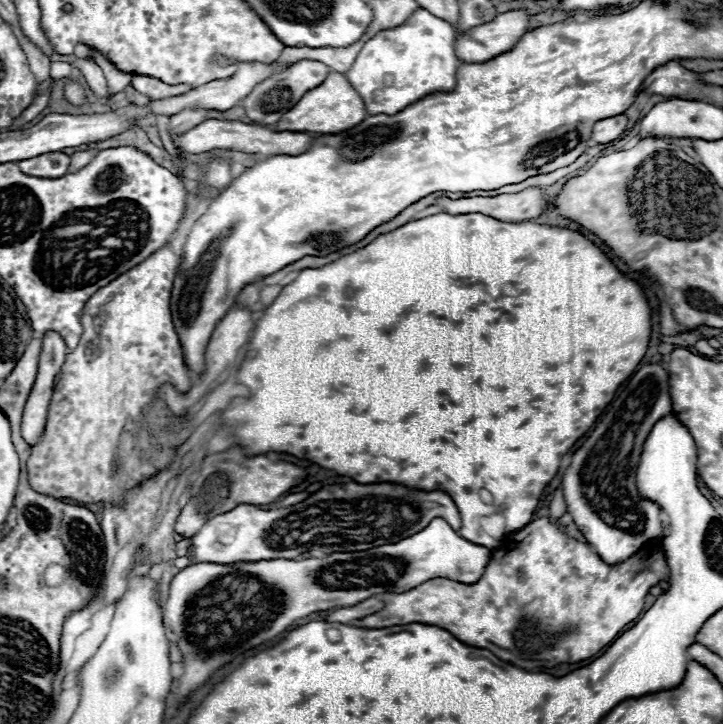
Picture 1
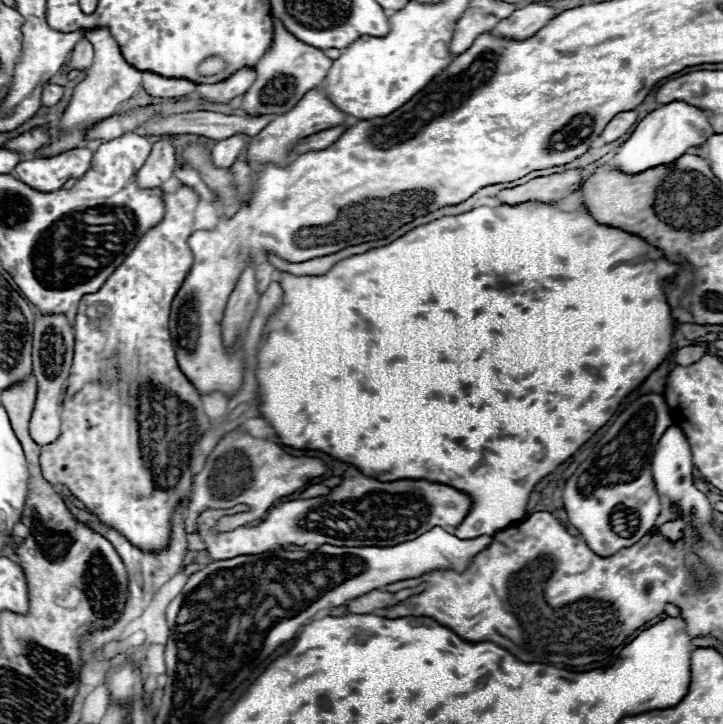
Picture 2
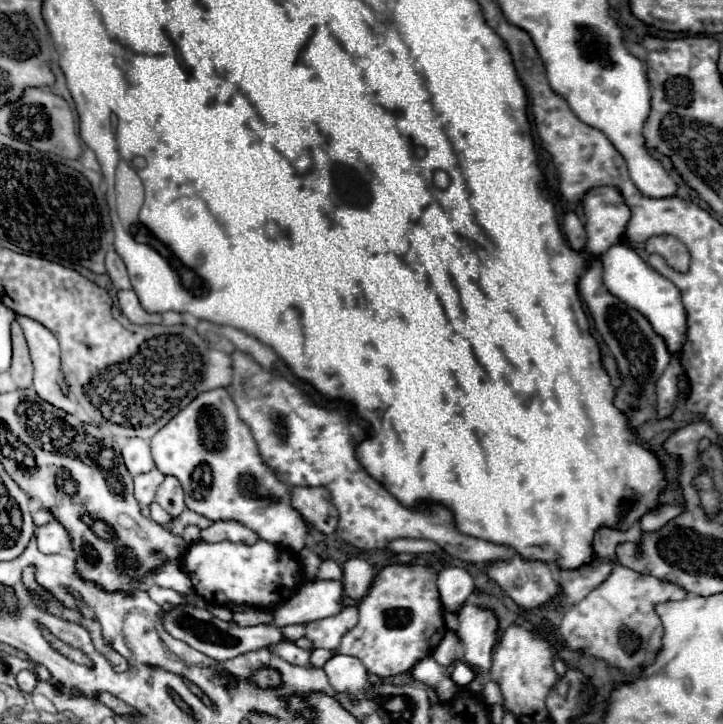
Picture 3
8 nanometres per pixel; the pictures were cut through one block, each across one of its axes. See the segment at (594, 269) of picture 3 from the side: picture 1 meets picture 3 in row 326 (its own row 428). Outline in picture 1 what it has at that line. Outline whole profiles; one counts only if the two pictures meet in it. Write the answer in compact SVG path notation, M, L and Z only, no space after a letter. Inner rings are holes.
M660 364L642 366L612 400L590 438L574 452L572 464L562 478L568 514L574 518L574 524L586 536L588 544L594 546L608 564L622 562L648 540L662 538L660 506L638 494L636 468L652 426L670 414L668 374Z

